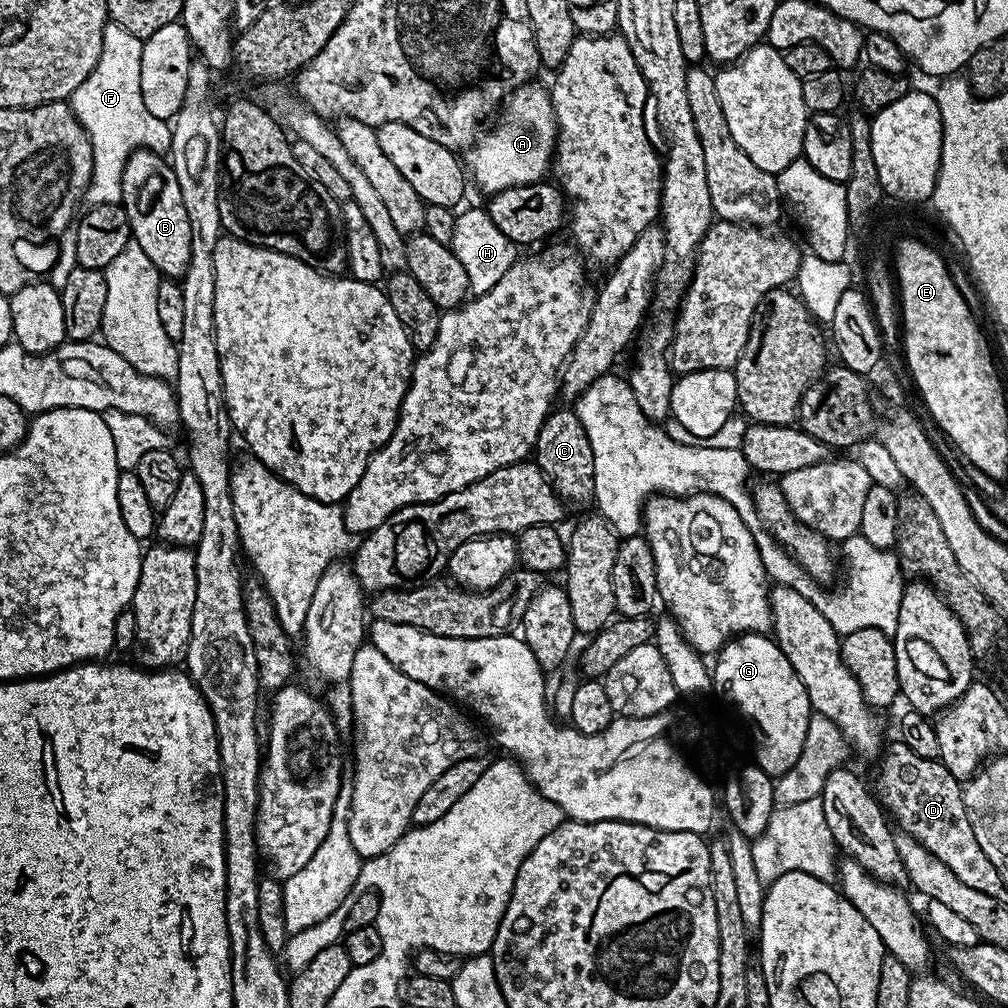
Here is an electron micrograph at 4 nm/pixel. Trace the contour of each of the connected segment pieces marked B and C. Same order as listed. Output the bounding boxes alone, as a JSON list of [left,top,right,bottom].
[[120,148,190,278],[534,407,594,505]]

